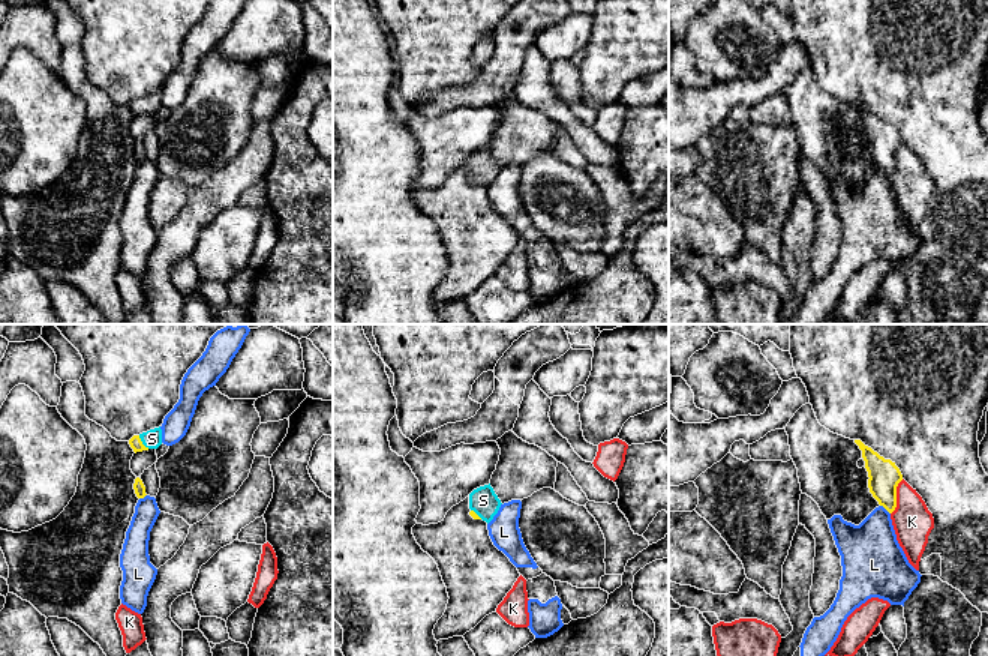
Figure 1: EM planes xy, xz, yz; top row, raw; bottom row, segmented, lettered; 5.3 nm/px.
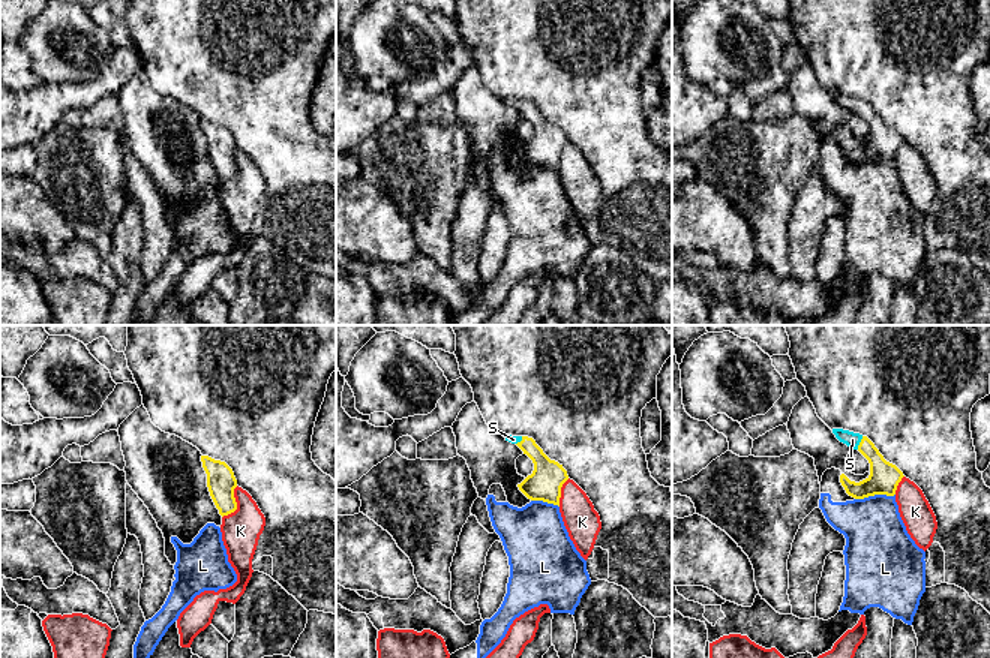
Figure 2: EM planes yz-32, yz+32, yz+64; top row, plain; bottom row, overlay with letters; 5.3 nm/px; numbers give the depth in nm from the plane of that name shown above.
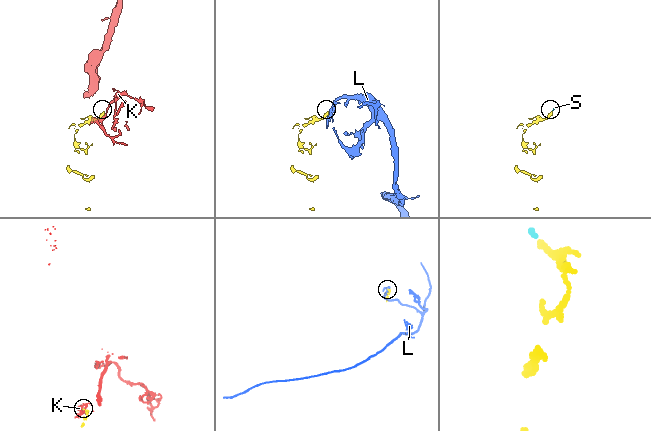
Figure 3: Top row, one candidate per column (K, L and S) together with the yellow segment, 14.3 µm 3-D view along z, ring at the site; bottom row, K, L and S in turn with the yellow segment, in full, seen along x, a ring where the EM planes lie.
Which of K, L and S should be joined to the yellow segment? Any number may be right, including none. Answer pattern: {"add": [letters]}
{"add": ["S"]}

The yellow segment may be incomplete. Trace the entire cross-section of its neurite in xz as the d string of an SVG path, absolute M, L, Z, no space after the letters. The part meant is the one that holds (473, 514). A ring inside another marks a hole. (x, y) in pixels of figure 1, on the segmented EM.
M489 485L480 486L469 494L469 515L474 519L483 519L487 524L493 519L501 507L501 500Z

